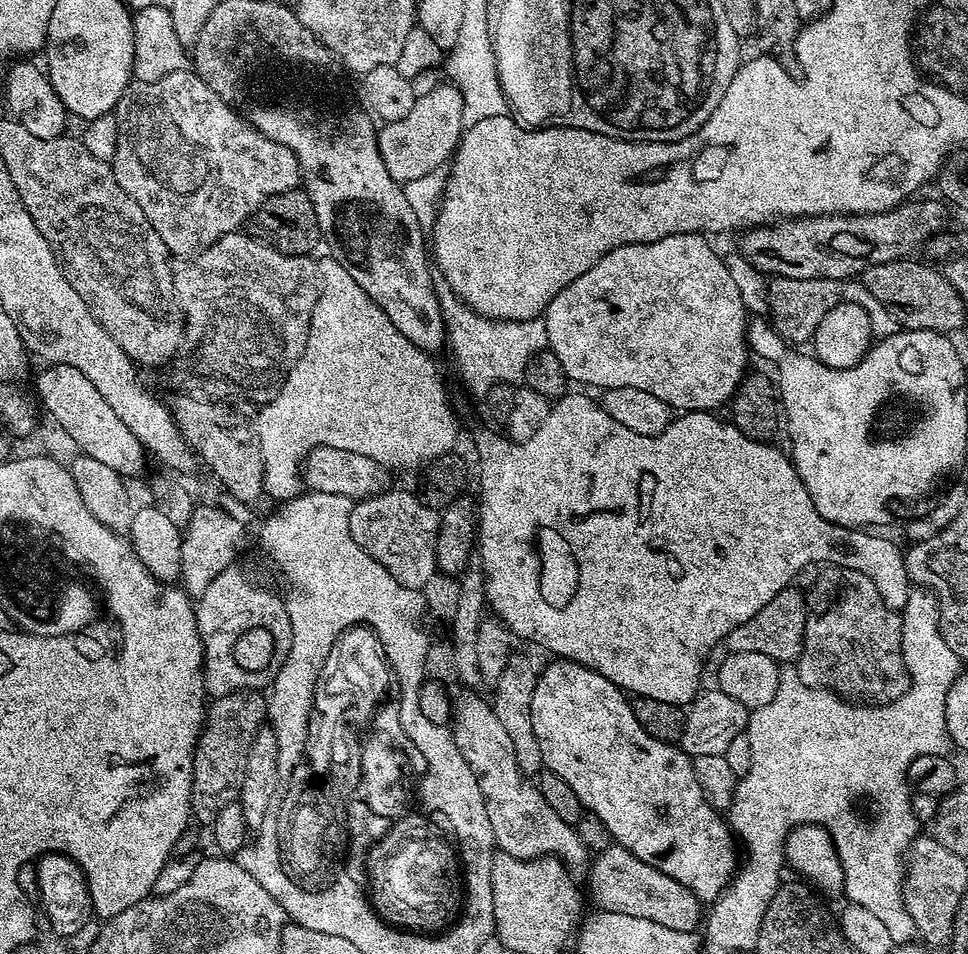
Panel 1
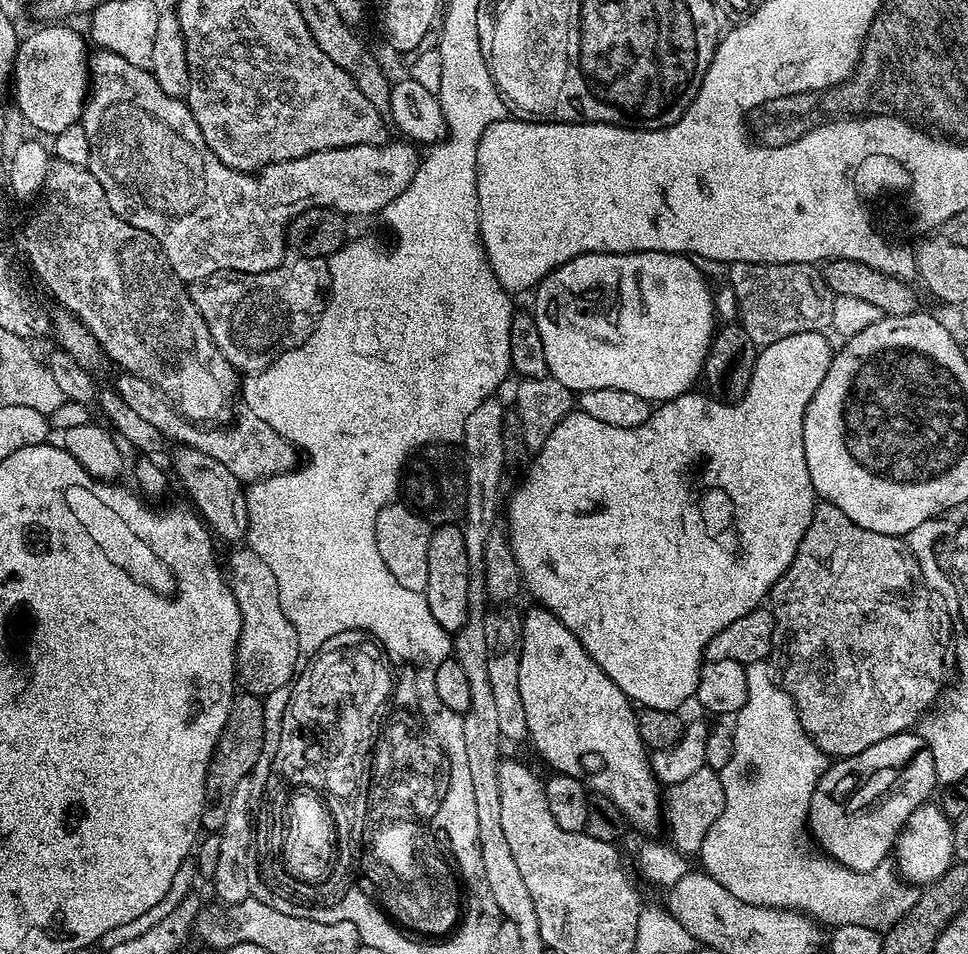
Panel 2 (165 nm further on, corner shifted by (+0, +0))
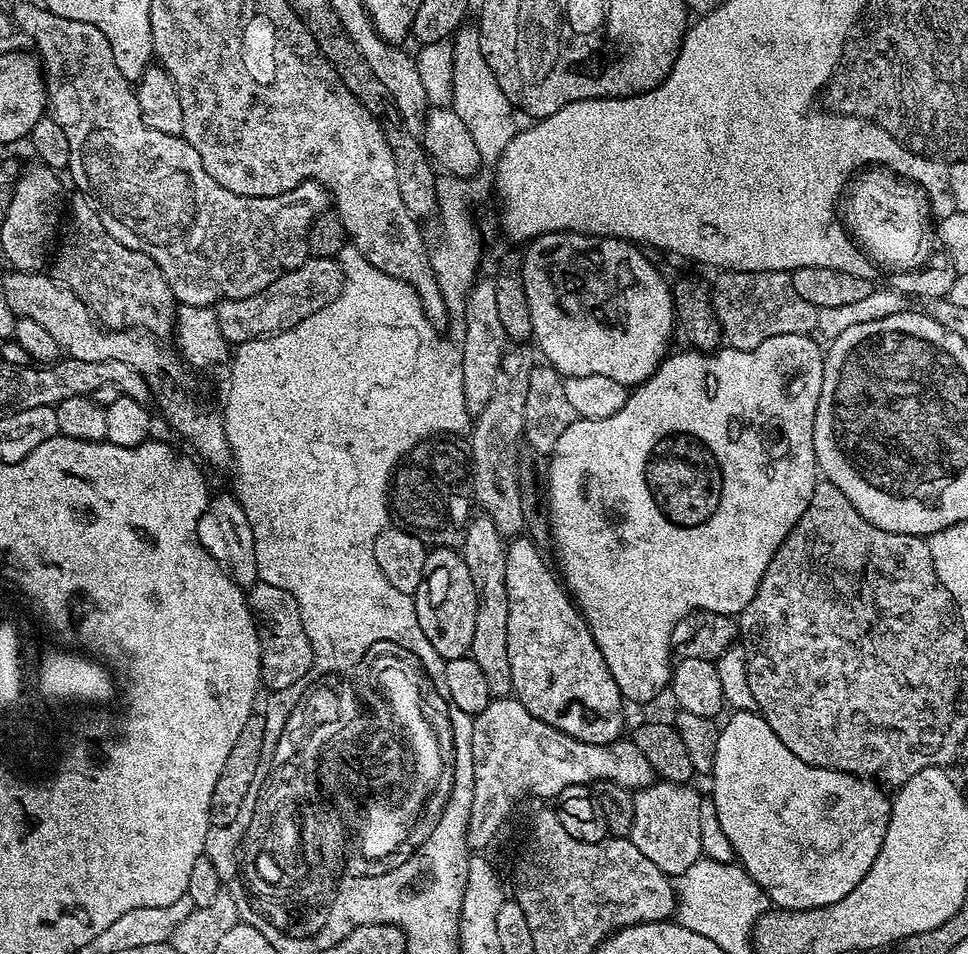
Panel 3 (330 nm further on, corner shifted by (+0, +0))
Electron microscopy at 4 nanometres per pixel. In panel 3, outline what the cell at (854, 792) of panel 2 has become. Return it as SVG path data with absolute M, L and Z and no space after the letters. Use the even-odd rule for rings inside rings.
M736 710L731 714L733 716L725 724L719 725L718 750L714 750L714 766L710 773L710 779L712 779L710 806L716 811L718 826L722 826L722 834L726 834L726 838L730 842L733 857L744 868L746 874L765 891L769 901L777 909L797 912L842 902L842 898L846 898L846 894L850 894L850 890L854 890L854 886L858 886L858 882L862 882L862 878L866 878L866 870L870 870L874 858L878 858L878 850L882 850L882 838L886 838L886 826L890 822L892 813L892 801L889 793L879 792L872 784L863 784L860 781L863 779L857 778L850 772L839 772L829 768L811 768L809 764L802 762L802 758L798 758L798 754L790 754L790 750L786 750L786 746L782 746L778 734L774 734L774 730L770 730L770 726L759 711Z

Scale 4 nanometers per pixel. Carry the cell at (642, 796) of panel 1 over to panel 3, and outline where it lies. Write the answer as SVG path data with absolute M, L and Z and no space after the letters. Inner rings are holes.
M524 534L515 537L504 553L506 598L510 606L510 618L506 621L506 650L510 653L510 678L515 699L520 700L534 718L562 730L562 734L570 734L591 744L612 744L621 739L623 733L620 731L624 728L626 701L606 666L606 658L602 658L602 650L598 650L590 634L588 623L557 573L548 570L548 564L540 554L541 549Z

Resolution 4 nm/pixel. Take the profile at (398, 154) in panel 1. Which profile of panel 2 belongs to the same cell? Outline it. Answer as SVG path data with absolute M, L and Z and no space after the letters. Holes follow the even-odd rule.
M96 50L91 53L88 62L88 74L90 77L90 91L88 99L84 101L84 115L82 117L86 138L90 138L90 158L86 167L89 172L94 174L94 178L98 178L98 186L102 186L102 190L106 194L106 202L110 202L110 210L114 210L114 214L118 214L120 220L130 222L130 226L134 226L138 230L146 230L146 234L153 236L160 243L160 248L164 251L164 256L170 262L170 266L176 271L178 279L185 282L205 280L207 276L226 272L258 274L259 272L274 270L286 259L284 248L286 249L288 226L298 214L302 214L311 208L332 208L348 218L351 218L351 216L368 216L371 212L383 213L384 207L390 202L394 202L394 198L398 198L398 194L402 194L402 190L406 190L406 186L410 186L410 182L414 178L422 159L421 153L416 153L418 148L415 143L396 138L393 144L391 142L359 144L358 146L331 148L314 154L306 154L302 158L268 164L255 174L239 172L230 166L226 166L212 153L210 146L206 146L206 142L202 138L202 130L198 130L198 122L194 122L194 114L188 109L187 103L183 99L166 94L162 90L162 86L158 86L158 82L153 78L149 69L130 66L130 62L126 62L126 58L122 58L113 52Z

